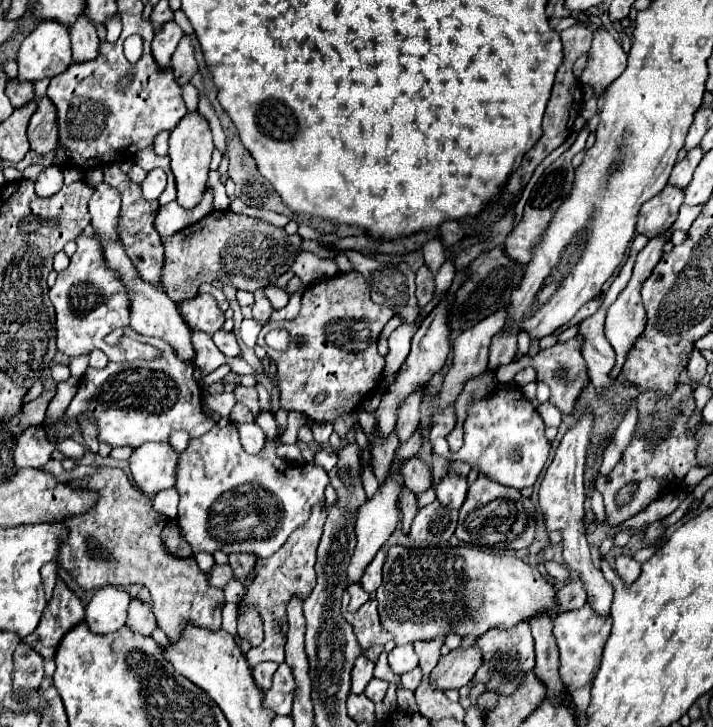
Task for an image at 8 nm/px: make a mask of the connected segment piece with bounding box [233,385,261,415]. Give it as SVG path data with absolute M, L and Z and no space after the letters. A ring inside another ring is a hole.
M237 385L233 393L235 393L237 401L243 403L243 405L247 405L255 415L261 411L261 407L259 407L259 403L257 403L257 391L255 391L255 387L243 387L243 385Z

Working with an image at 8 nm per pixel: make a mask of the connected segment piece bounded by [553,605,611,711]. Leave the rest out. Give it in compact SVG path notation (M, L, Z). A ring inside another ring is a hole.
M583 605L581 609L573 609L573 611L565 611L565 613L557 615L553 619L553 625L555 625L553 635L557 637L557 647L559 647L561 679L567 685L567 689L571 691L575 705L583 707L587 711L587 707L591 703L591 685L593 685L593 679L595 679L599 663L601 663L601 647L605 641L605 637L601 637L601 635L609 635L611 619L609 621L599 619L591 611L591 607Z

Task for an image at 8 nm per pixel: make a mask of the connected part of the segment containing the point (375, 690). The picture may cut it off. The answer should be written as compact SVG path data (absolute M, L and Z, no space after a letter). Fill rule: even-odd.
M371 679L371 683L369 683L369 685L367 685L367 689L365 689L365 695L367 695L373 703L379 703L379 701L383 701L383 697L385 697L387 689L389 689L389 683L387 683L387 681Z

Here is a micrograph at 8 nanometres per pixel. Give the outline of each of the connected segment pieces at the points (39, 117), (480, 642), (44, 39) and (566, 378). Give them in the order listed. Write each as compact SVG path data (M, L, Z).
M43 97L37 105L37 111L29 123L29 143L37 155L45 155L55 151L59 145L59 123L57 123L57 109L53 107L49 97Z
M519 623L519 627L513 627L511 631L487 631L487 635L481 635L473 647L479 649L483 663L477 669L475 677L471 679L471 687L475 683L483 683L487 691L493 691L497 695L509 697L517 691L523 677L535 669L535 651L533 651L533 637L529 631L529 623Z
M43 19L21 43L17 65L19 81L39 81L63 73L71 65L71 41L65 25Z
M573 337L573 339L565 341L565 343L557 343L553 347L543 349L535 357L529 357L527 363L537 369L537 379L549 385L549 389L551 389L549 401L553 405L557 405L563 413L569 413L573 409L573 405L575 405L577 395L581 393L581 389L585 387L585 383L589 379L587 365L583 363L583 357L579 355L579 337Z

